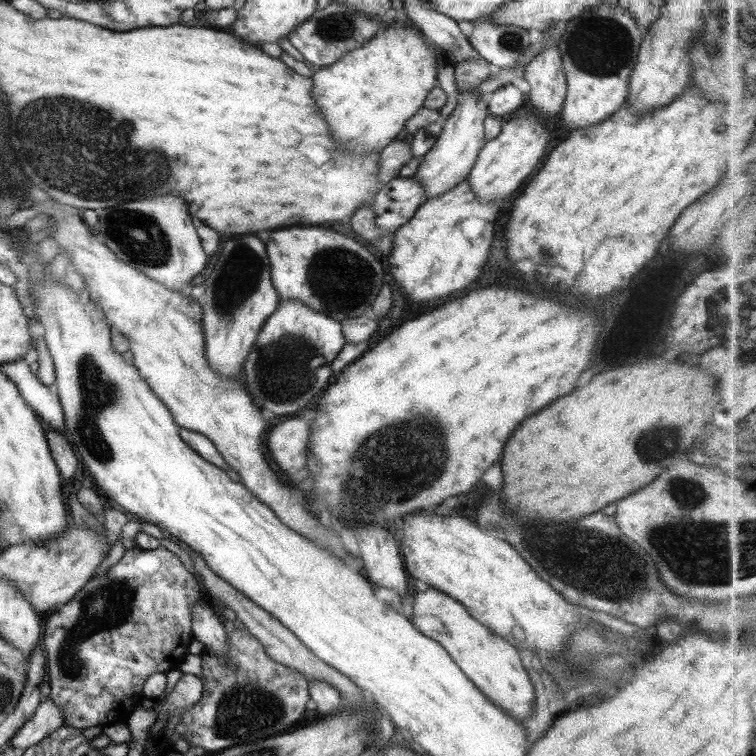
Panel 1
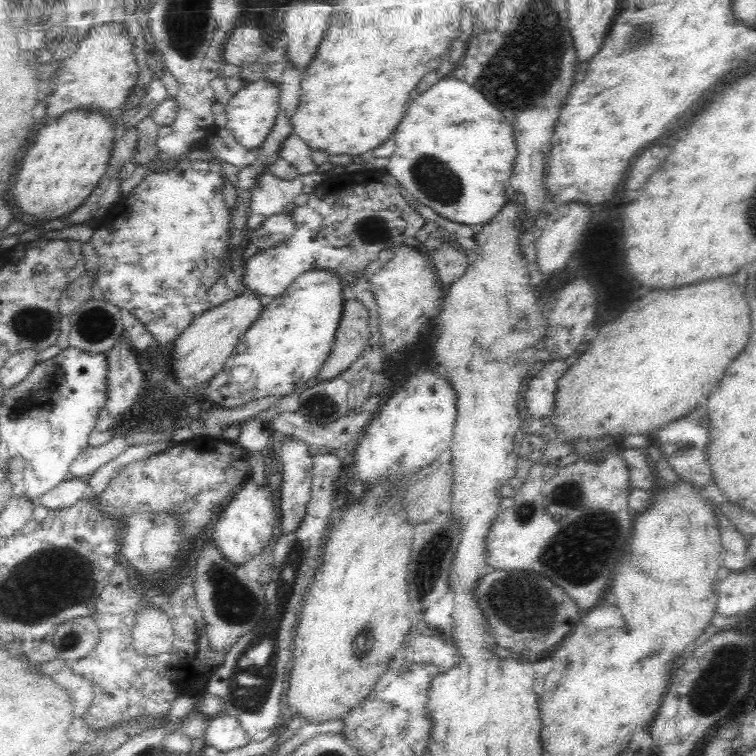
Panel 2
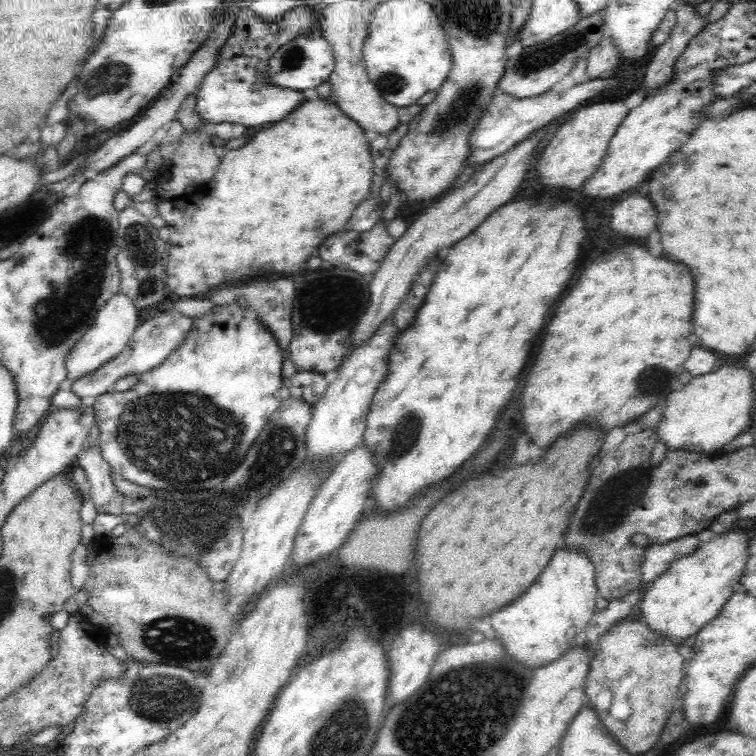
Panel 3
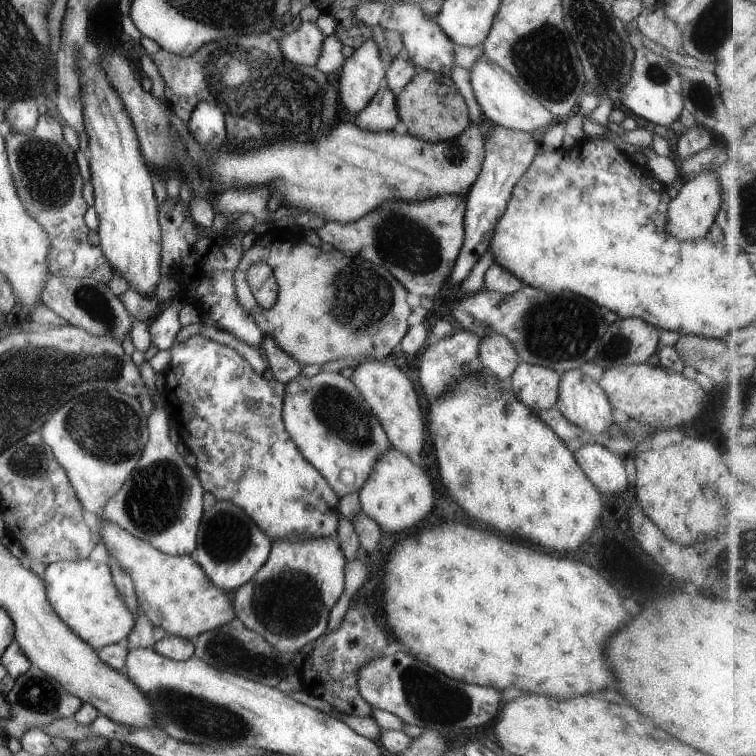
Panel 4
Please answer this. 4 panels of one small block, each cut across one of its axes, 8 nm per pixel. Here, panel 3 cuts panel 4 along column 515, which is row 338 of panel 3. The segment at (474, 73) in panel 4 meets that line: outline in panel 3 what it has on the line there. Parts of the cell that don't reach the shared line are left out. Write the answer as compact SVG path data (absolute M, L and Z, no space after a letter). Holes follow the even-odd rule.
M115 294L93 318L93 323L87 328L84 336L68 351L67 357L64 357L66 367L65 385L70 385L80 376L86 376L100 366L112 360L117 354L120 354L129 343L134 334L135 328L140 324L138 320L138 310L129 298L124 294Z

